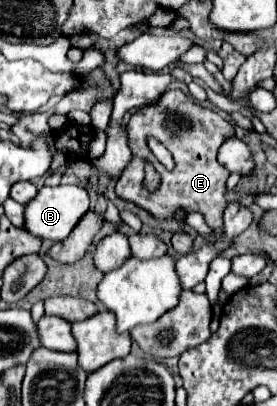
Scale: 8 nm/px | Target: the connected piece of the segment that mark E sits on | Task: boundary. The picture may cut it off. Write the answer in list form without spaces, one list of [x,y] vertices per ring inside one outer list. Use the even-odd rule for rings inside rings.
[[[166,90],[156,104],[140,108],[130,118],[126,130],[128,130],[130,148],[134,152],[134,158],[126,166],[126,170],[120,176],[120,180],[116,182],[116,196],[126,200],[126,202],[136,204],[138,208],[146,210],[150,216],[154,216],[158,220],[176,218],[178,210],[184,212],[184,220],[186,220],[188,214],[200,212],[200,214],[204,214],[206,224],[212,230],[220,232],[222,224],[224,224],[222,222],[222,212],[226,208],[226,194],[228,194],[226,180],[228,180],[230,172],[218,164],[216,152],[226,140],[234,138],[232,124],[228,124],[224,118],[220,118],[220,114],[216,114],[214,110],[208,110],[208,108],[196,104],[184,92]],[[150,136],[160,140],[172,152],[174,162],[176,162],[174,170],[166,170],[156,160],[156,156],[152,154],[152,150],[146,144],[146,140]],[[144,160],[150,160],[154,164],[154,168],[160,172],[160,176],[162,176],[160,190],[154,192],[154,194],[144,192],[144,188],[142,188]]]

